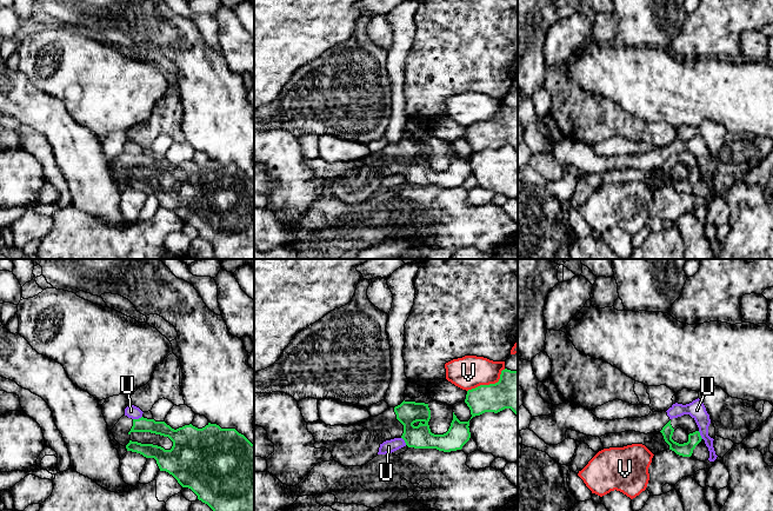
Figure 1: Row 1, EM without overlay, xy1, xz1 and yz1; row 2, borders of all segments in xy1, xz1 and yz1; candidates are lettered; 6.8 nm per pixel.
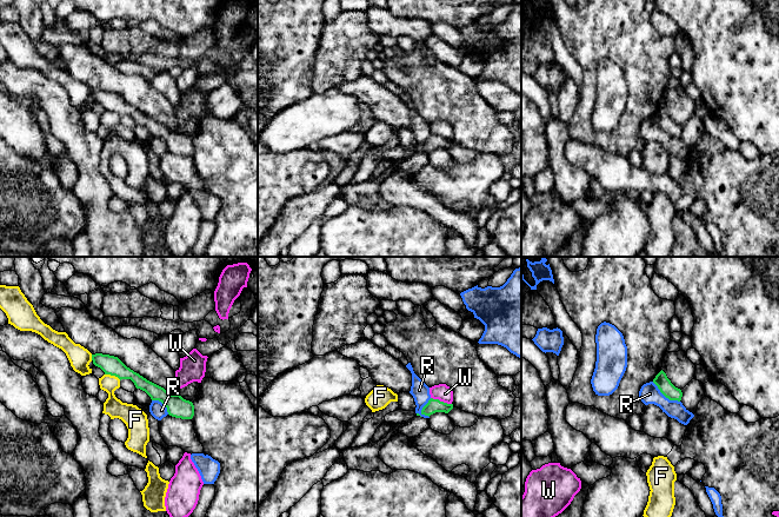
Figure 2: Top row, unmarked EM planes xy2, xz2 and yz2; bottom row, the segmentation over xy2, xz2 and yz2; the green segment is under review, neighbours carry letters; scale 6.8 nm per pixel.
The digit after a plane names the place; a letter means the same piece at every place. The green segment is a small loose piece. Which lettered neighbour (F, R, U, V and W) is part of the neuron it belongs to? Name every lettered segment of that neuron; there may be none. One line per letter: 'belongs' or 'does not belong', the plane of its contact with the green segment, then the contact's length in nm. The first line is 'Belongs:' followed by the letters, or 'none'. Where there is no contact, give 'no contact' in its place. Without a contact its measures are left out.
Belongs: none
F: does not belong; meets green in xy2; contact 120 nm long
R: does not belong; meets green in yz2; contact 240 nm long
U: does not belong; meets green in xy1; contact 70 nm long
V: does not belong; meets green in xz1; contact 300 nm long
W: does not belong; meets green in xz2; contact 150 nm long

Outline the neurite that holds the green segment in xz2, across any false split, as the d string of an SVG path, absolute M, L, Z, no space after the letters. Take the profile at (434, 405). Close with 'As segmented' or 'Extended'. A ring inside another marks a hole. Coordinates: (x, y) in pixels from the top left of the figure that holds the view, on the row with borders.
M431 398L428 403L422 407L421 415L431 416L435 412L445 412L448 413L453 409L453 404L447 404L440 402L439 399Z. As segmented

